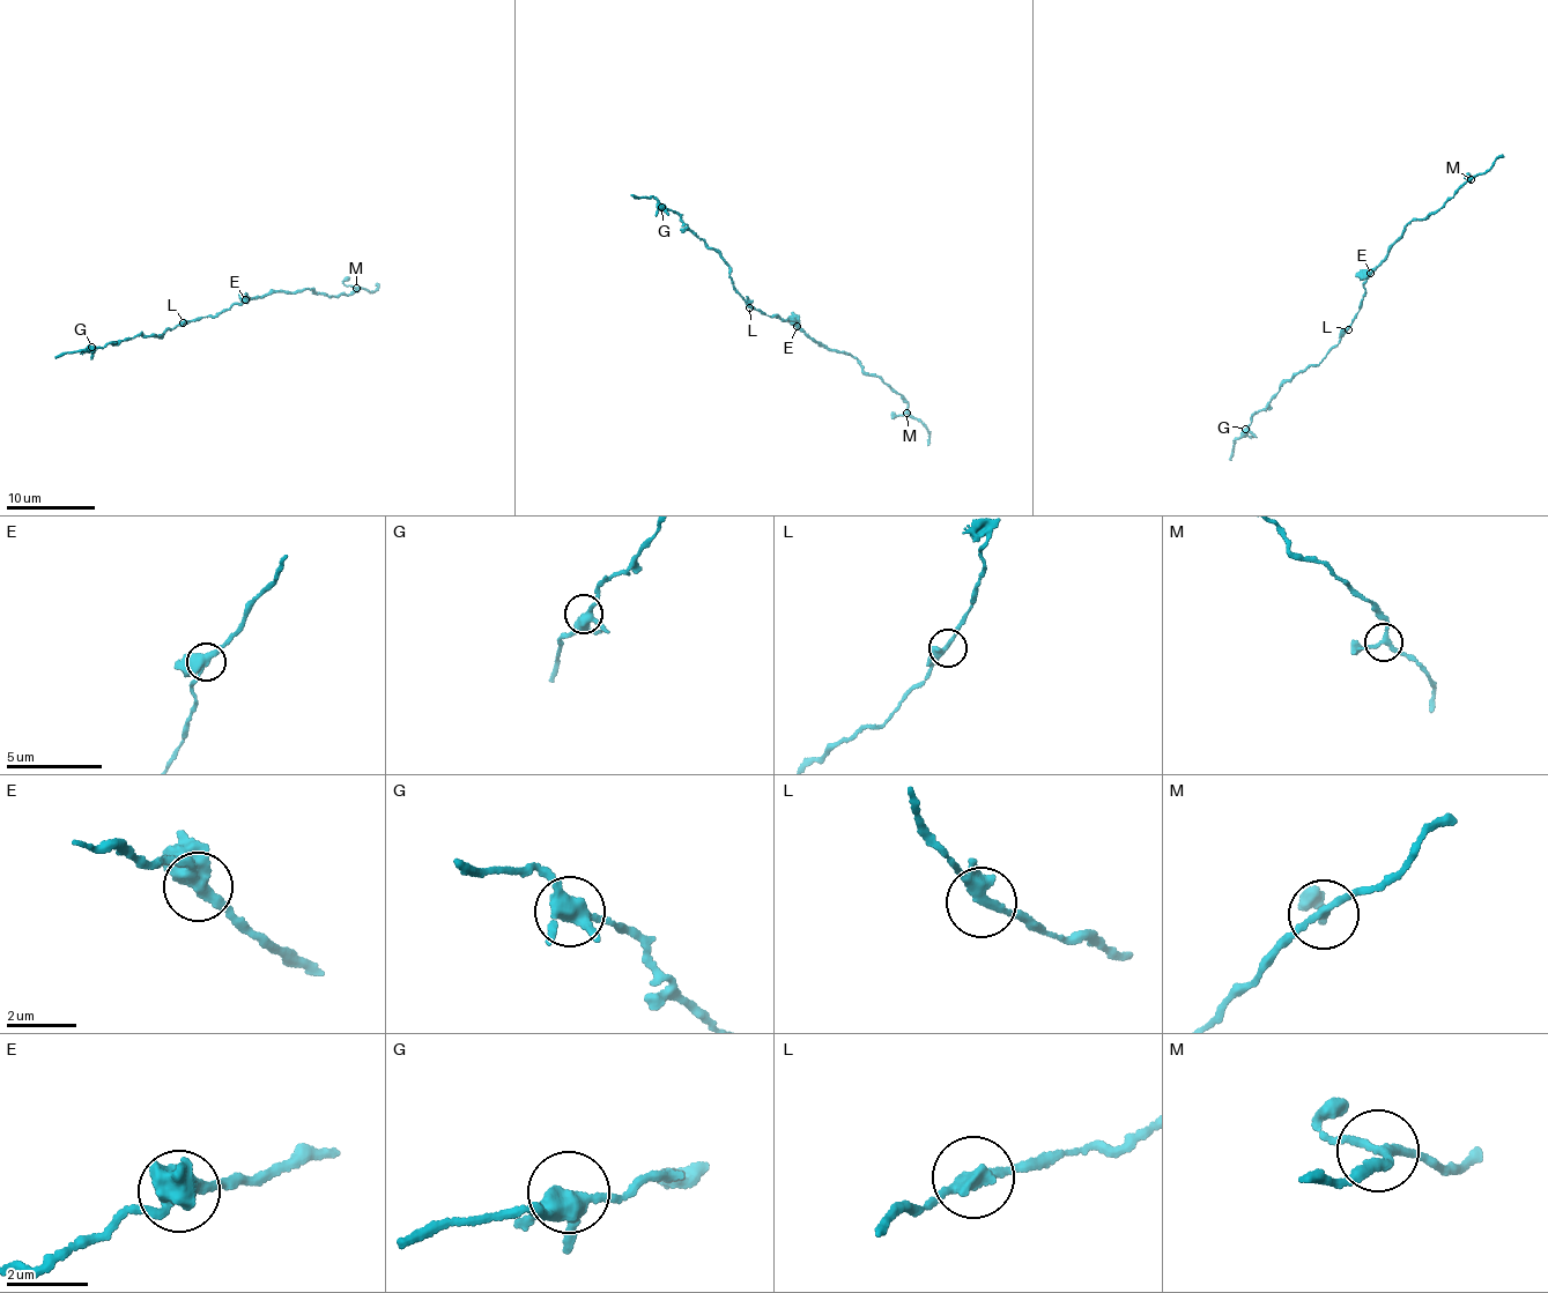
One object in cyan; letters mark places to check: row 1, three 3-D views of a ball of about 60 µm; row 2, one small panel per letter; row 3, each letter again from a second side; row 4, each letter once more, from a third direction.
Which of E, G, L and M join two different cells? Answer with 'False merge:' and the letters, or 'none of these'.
False merge: none of these

